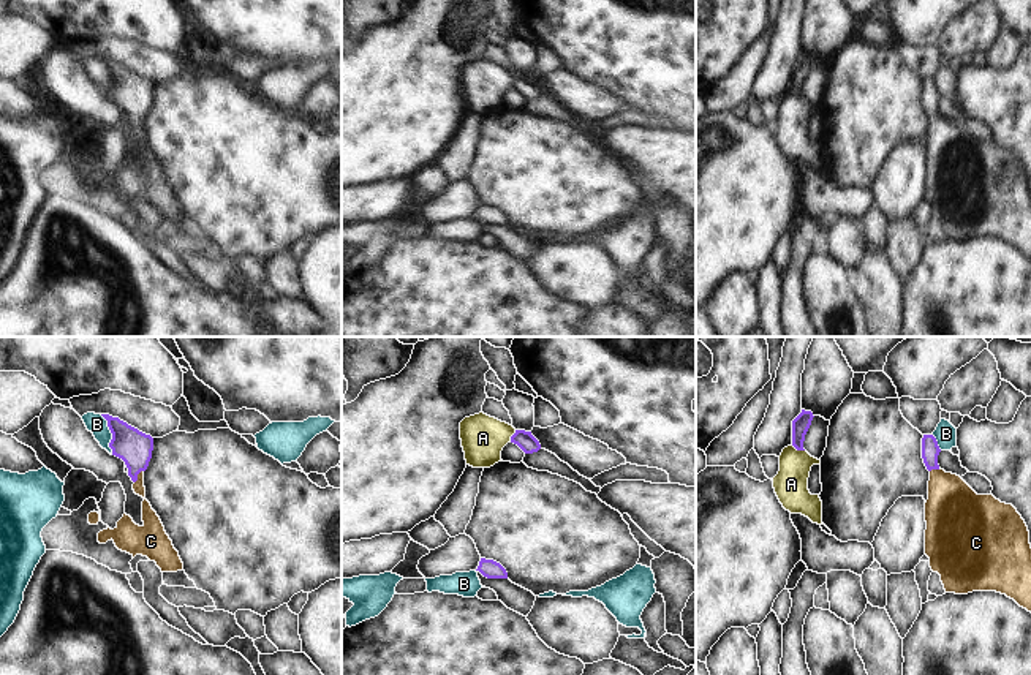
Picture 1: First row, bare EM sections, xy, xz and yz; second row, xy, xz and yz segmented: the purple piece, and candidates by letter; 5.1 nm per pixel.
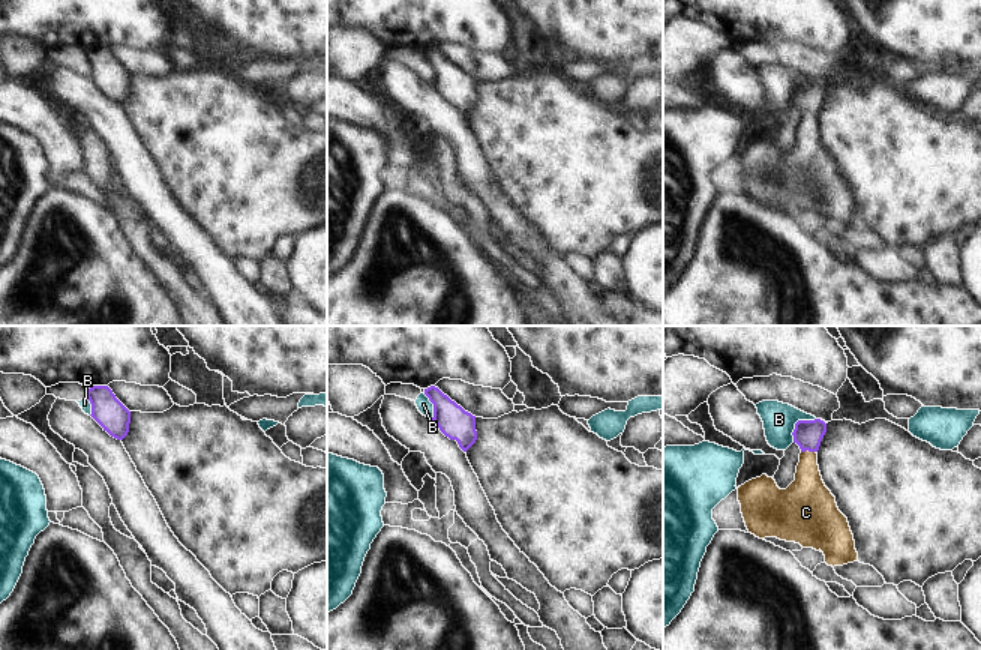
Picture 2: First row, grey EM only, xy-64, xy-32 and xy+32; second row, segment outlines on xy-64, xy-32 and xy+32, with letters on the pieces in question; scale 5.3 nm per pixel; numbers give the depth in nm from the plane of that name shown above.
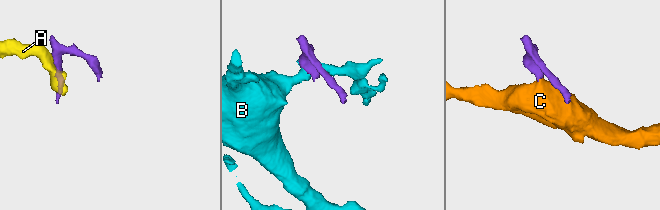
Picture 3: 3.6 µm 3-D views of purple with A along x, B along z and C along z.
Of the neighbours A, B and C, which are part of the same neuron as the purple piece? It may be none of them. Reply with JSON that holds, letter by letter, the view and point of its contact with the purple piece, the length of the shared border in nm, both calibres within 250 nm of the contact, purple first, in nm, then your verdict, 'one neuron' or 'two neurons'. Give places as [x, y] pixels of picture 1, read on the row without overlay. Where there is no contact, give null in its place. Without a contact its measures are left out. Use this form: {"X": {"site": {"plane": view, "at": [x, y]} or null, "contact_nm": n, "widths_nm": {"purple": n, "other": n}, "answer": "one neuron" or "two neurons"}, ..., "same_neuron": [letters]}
{"A": {"site": {"plane": "yz", "at": [797, 95]}, "contact_nm": 80, "widths_nm": {"purple": 90, "other": 180}, "answer": "two neurons"}, "B": {"site": {"plane": "xy", "at": [113, 81]}, "contact_nm": 220, "widths_nm": {"purple": 180, "other": 100}, "answer": "two neurons"}, "C": {"site": {"plane": "xy", "at": [136, 122]}, "contact_nm": 80, "widths_nm": {"purple": 180, "other": 90}, "answer": "one neuron"}, "same_neuron": ["C"]}

